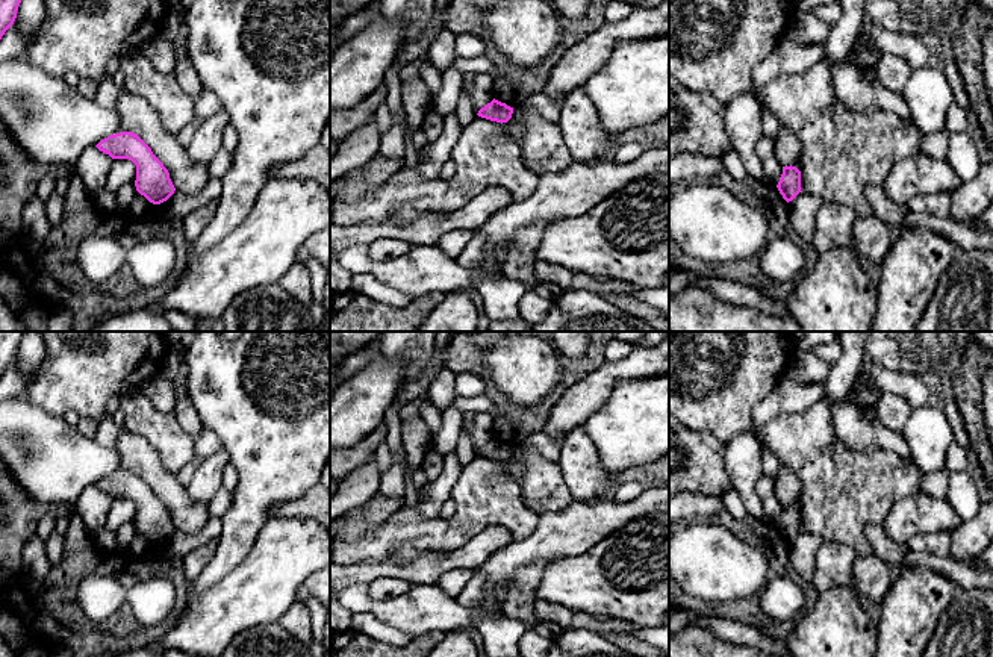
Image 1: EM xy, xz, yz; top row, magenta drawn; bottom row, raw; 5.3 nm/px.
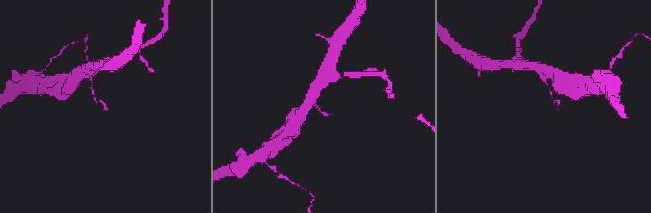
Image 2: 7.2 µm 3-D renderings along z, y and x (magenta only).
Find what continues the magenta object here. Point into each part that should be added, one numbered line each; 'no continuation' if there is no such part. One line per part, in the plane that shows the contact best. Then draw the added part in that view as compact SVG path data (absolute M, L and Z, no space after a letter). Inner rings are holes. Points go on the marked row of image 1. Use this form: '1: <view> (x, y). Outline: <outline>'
no continuation

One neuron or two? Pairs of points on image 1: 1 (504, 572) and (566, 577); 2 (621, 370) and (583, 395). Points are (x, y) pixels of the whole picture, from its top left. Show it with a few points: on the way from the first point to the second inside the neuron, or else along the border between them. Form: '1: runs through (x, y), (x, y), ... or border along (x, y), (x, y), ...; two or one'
1: border along (580, 554), (559, 557), (545, 563); two
2: runs through (612, 373), (592, 391); one

